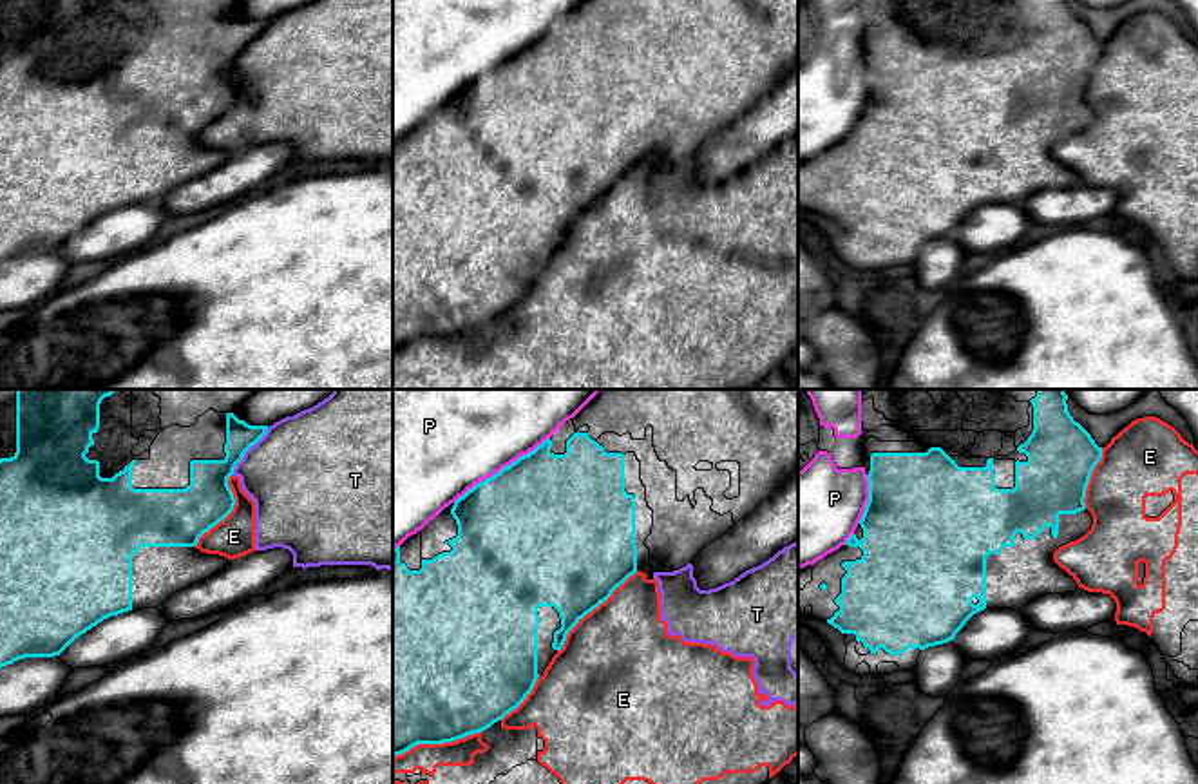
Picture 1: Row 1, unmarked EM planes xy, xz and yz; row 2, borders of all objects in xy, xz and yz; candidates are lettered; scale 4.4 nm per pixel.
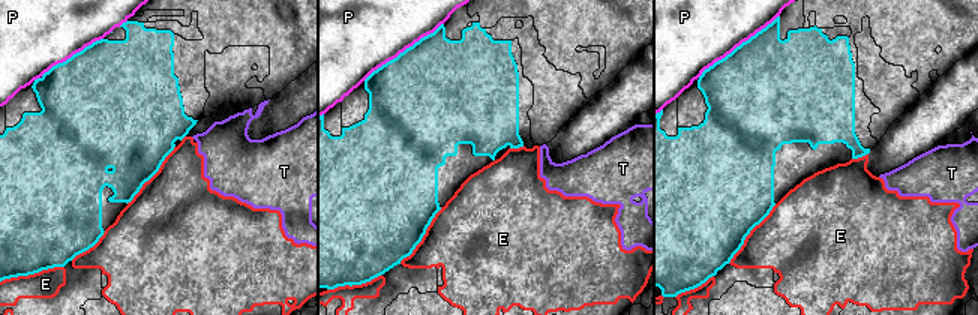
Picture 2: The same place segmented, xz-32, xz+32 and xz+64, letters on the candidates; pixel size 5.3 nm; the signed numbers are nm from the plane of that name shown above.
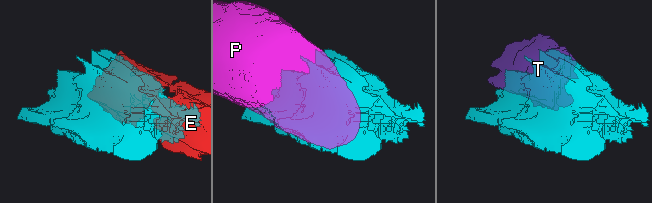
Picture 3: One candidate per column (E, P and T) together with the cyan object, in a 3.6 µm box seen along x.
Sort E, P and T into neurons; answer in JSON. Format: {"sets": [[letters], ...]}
{"sets": [["E", "T"], ["P"]]}

